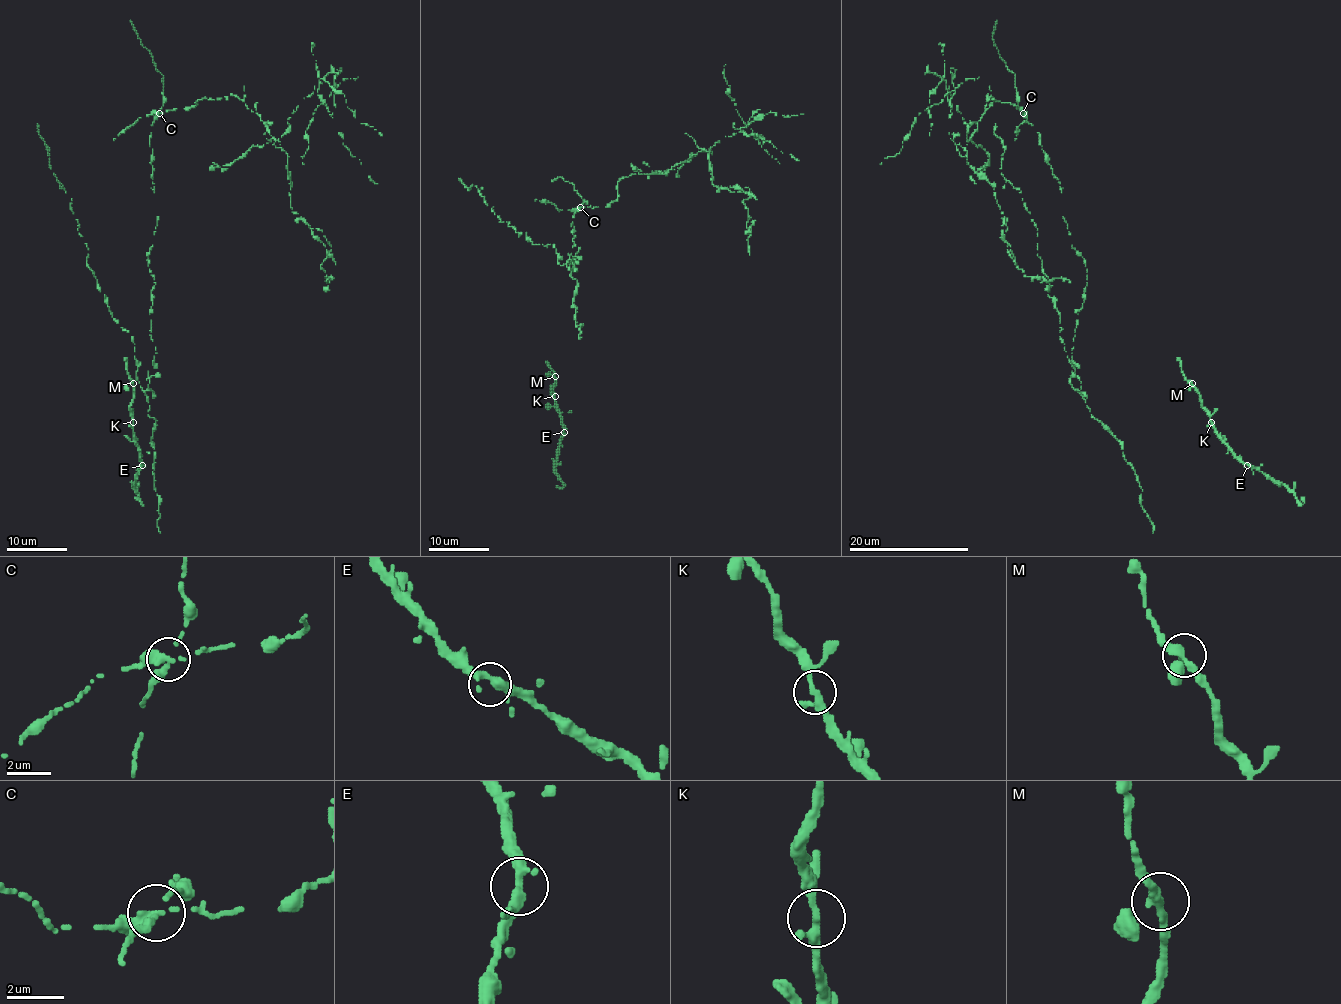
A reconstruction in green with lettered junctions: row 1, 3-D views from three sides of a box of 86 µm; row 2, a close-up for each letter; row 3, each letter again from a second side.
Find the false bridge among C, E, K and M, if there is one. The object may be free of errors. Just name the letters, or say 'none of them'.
C

